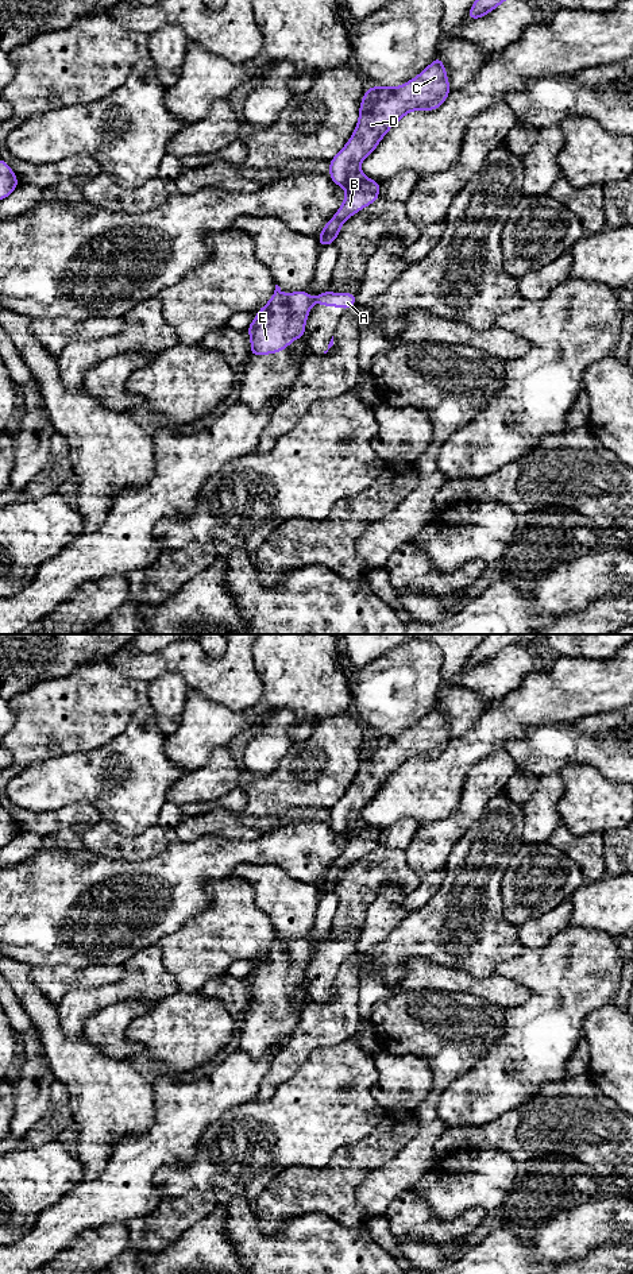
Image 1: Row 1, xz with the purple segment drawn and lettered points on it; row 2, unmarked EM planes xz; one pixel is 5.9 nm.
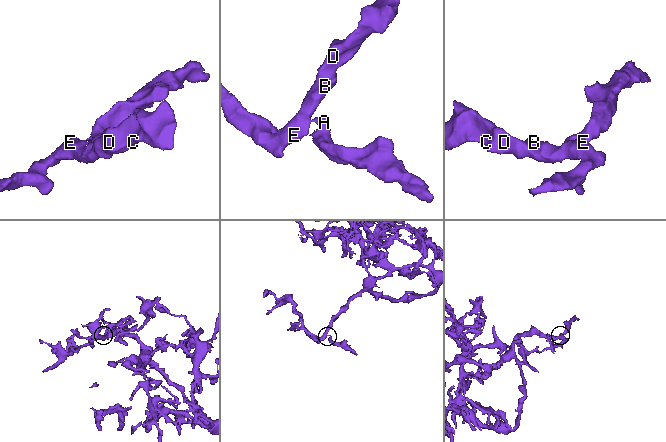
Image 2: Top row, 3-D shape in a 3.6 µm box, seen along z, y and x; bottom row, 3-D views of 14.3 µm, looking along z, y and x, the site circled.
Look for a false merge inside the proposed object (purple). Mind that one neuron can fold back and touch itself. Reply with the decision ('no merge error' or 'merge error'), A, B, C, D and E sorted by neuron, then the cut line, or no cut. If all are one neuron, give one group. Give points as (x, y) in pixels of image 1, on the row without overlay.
merge error | A / B C D E | xz (311, 946), (312, 950)

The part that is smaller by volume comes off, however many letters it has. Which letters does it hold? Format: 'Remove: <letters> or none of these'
Remove: A

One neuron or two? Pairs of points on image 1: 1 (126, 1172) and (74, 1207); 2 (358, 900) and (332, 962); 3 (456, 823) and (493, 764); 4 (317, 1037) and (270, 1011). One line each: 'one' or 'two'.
1: one
2: one
3: one
4: two

